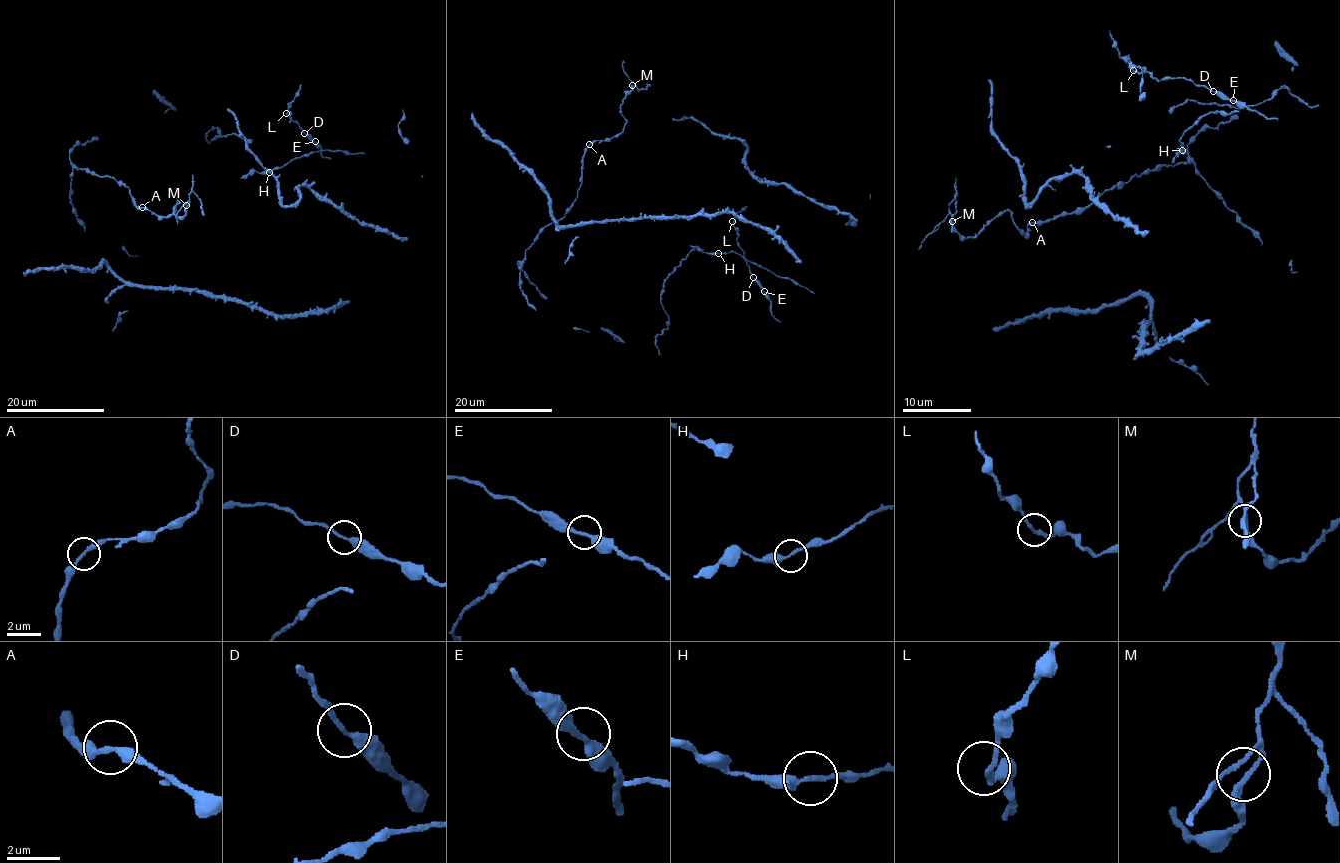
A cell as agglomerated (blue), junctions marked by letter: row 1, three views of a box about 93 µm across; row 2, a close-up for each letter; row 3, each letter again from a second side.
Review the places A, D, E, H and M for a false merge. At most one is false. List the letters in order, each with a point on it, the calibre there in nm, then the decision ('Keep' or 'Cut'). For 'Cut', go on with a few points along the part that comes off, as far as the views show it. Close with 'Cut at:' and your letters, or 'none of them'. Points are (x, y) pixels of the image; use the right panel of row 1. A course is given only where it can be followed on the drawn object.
A: Place: (1032, 222). Thickness 260 nm. Keep
D: Place: (1213, 91). Thickness 220 nm. Keep
E: Place: (1233, 100). Thickness 240 nm. Keep
H: Place: (1182, 150). Thickness 220 nm. Keep
M: Place: (952, 221). Thickness 200 nm. Keep
Cut at: none of them

